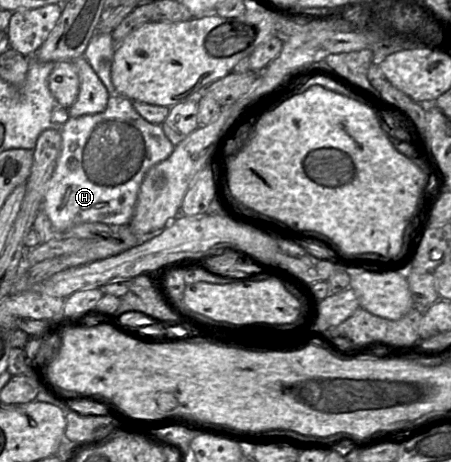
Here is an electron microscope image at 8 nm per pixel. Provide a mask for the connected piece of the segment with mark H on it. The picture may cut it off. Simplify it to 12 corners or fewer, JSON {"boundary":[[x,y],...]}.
{"boundary":[[110,33],[83,56],[110,95],[69,117],[40,209],[58,235],[129,224],[175,147],[111,81]]}

